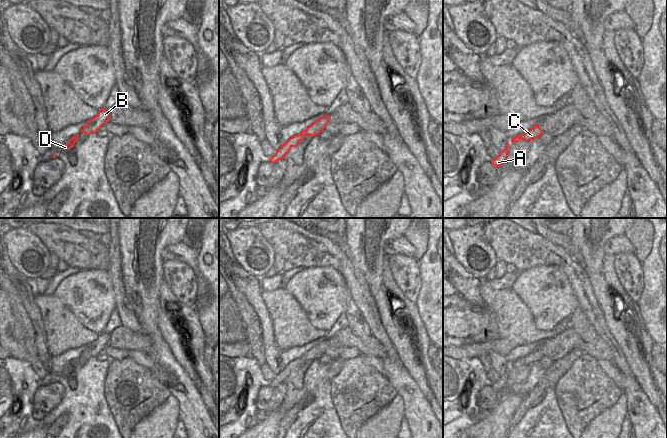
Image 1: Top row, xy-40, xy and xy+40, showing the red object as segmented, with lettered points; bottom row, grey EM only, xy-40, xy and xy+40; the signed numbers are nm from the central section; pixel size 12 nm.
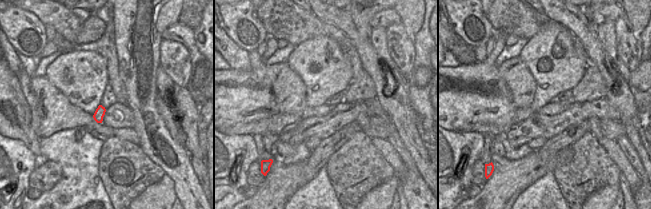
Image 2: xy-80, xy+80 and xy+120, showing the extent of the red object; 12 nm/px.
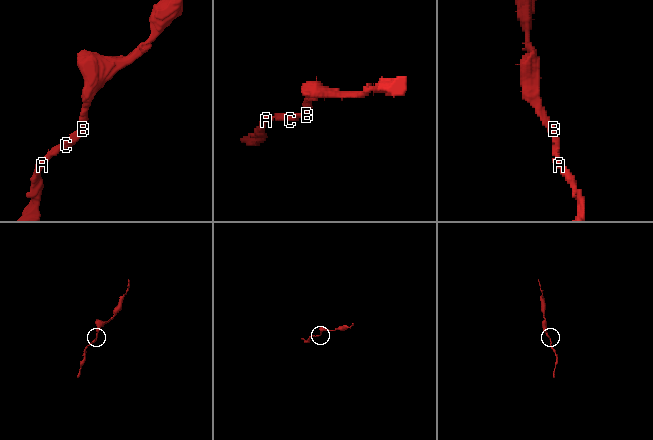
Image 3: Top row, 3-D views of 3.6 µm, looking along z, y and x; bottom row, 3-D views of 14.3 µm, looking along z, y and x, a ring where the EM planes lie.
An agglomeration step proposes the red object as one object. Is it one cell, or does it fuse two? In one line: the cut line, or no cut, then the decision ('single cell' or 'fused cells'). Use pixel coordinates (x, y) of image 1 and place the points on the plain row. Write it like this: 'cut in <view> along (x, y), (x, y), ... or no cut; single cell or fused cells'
no cut; single cell

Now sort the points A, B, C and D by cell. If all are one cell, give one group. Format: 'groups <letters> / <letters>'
groups A B C D

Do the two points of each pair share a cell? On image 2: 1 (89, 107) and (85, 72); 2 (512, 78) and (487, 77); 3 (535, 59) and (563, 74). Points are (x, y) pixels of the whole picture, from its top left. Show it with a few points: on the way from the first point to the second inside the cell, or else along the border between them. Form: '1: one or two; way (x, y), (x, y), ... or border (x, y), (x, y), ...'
1: one; way (80, 101), (82, 97), (82, 81)
2: two; border (497, 67), (497, 71), (507, 85), (513, 99)
3: one; way (543, 55), (549, 55), (559, 66)

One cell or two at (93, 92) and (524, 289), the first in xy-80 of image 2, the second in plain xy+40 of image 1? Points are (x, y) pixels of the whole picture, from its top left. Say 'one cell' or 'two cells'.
one cell

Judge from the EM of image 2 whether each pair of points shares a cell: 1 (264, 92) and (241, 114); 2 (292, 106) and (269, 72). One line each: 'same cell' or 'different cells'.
1: same cell
2: same cell

